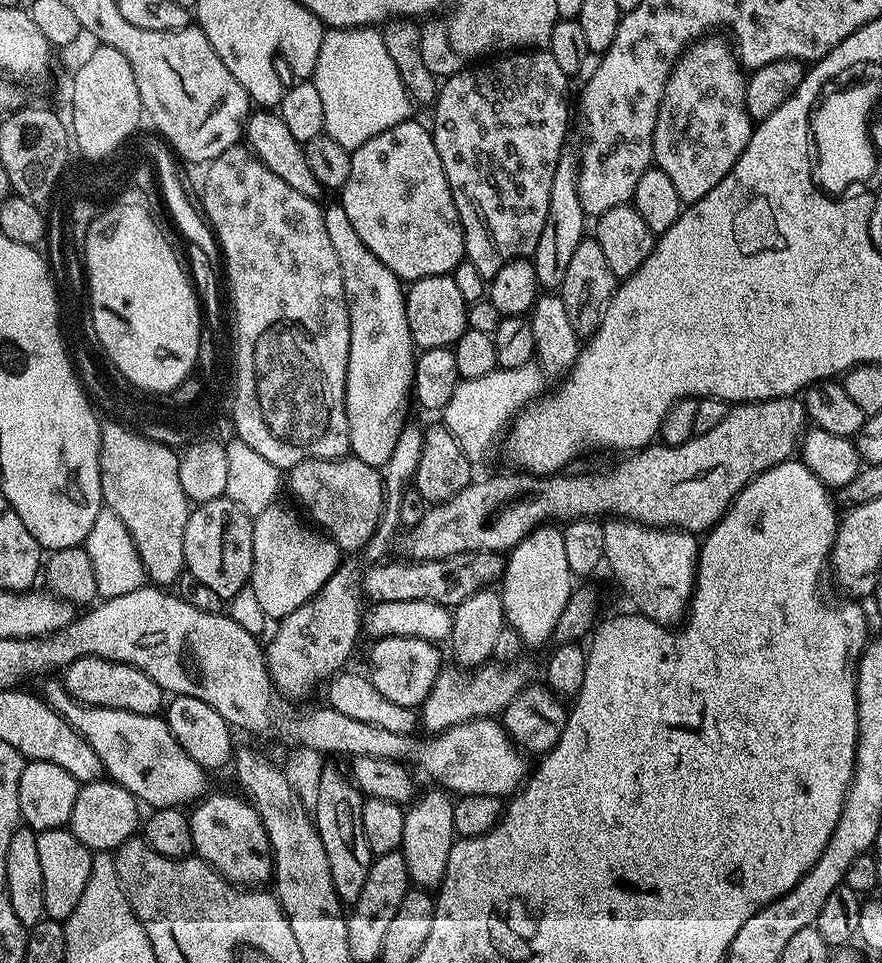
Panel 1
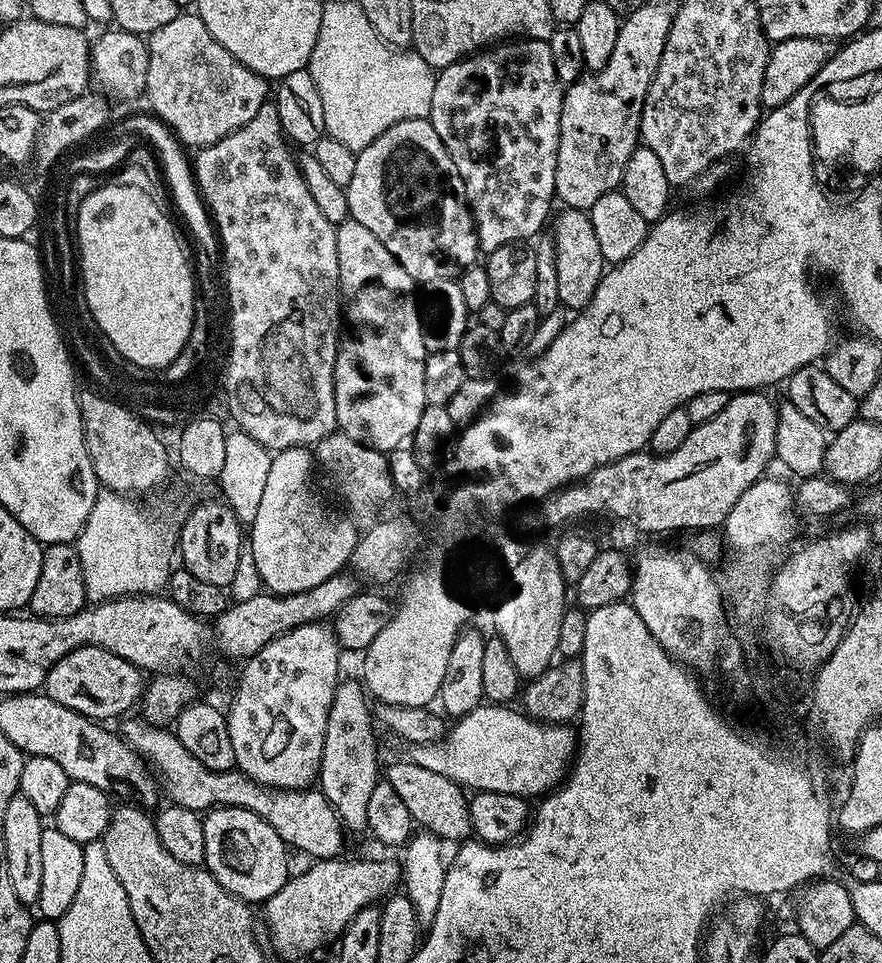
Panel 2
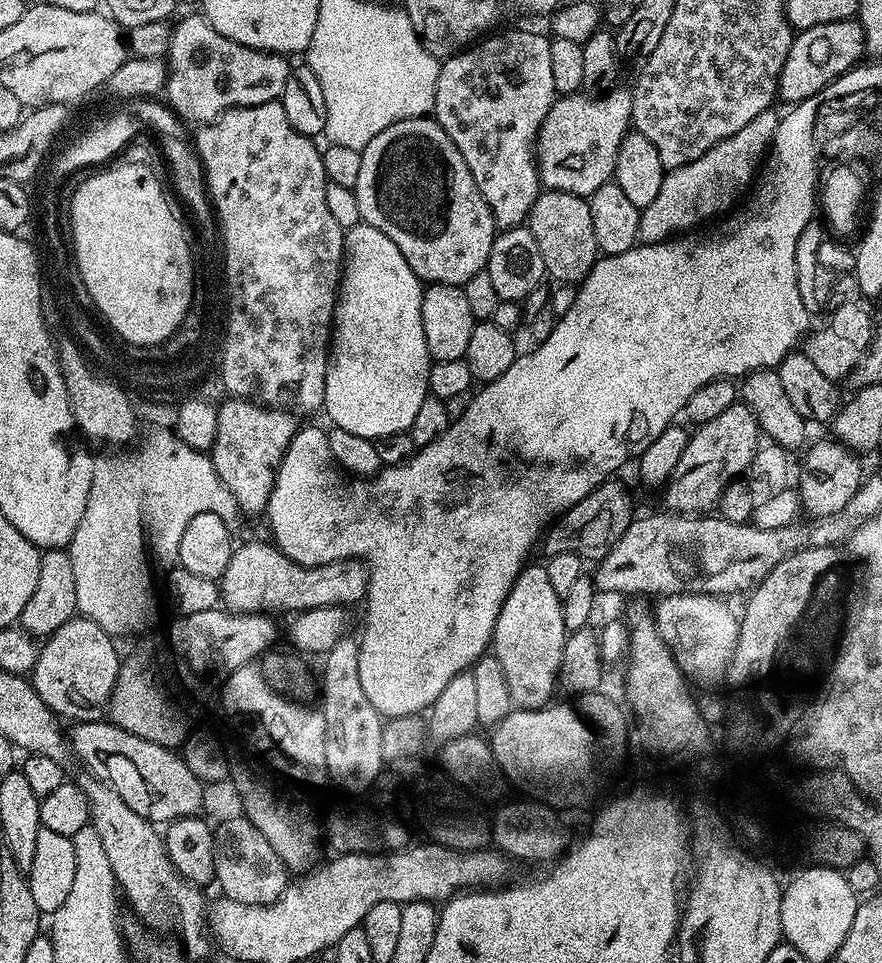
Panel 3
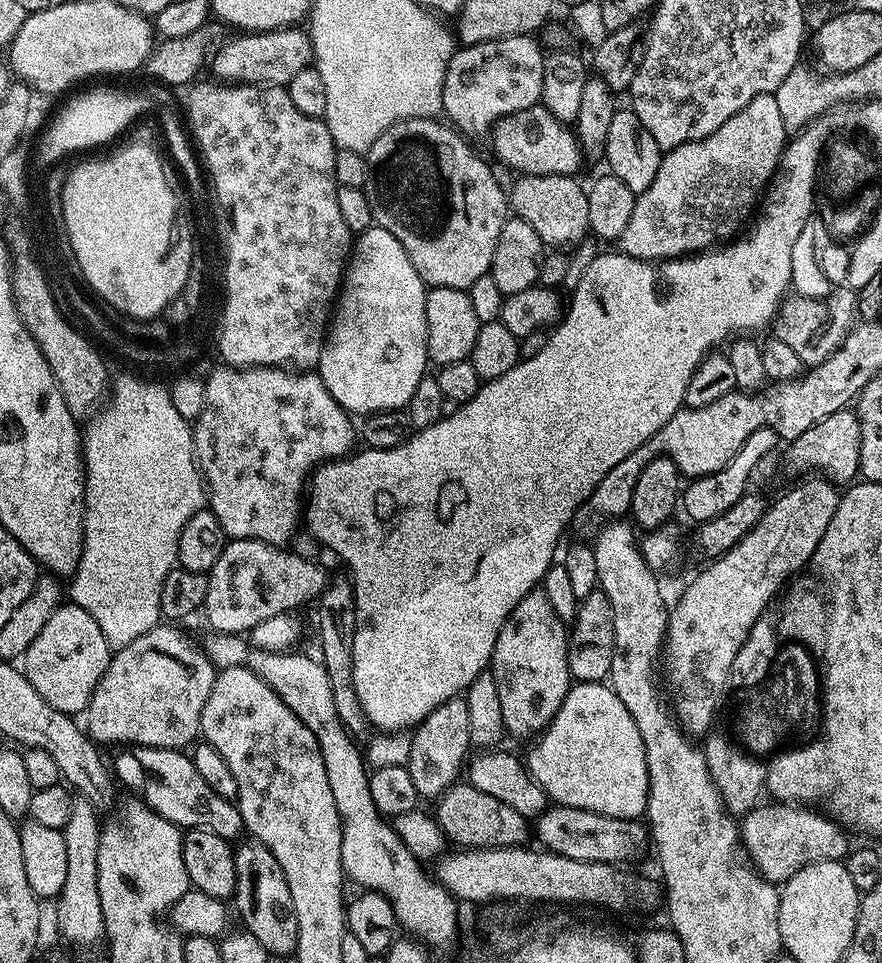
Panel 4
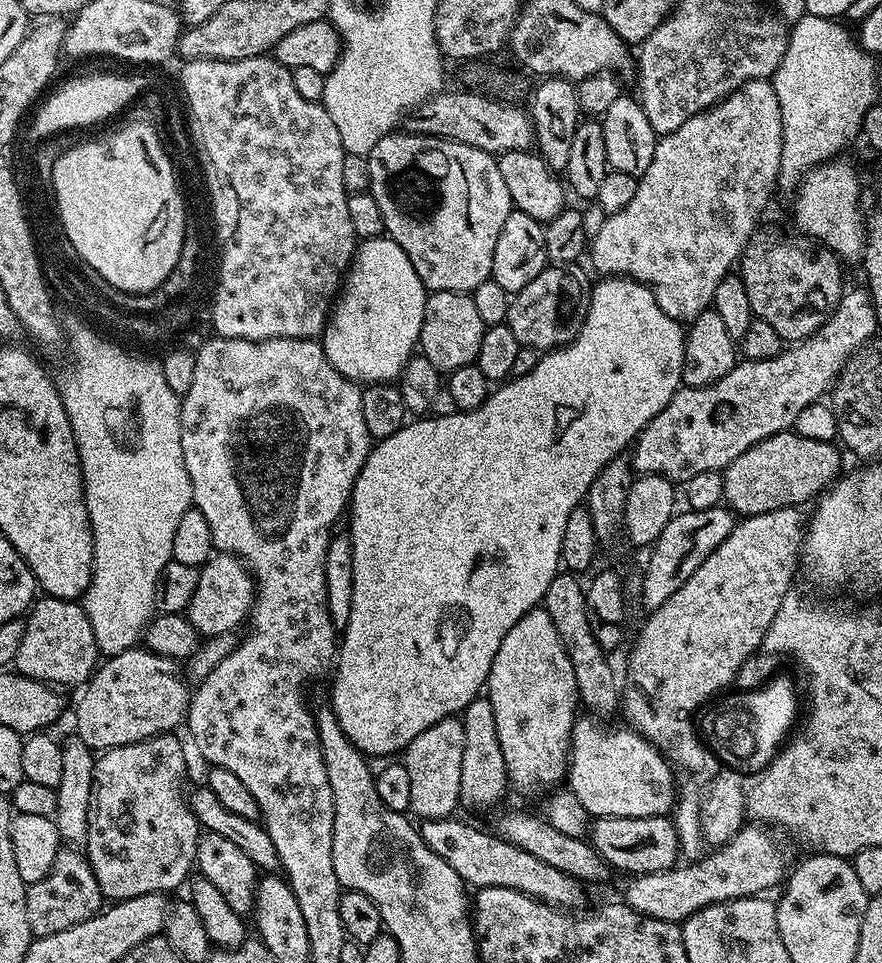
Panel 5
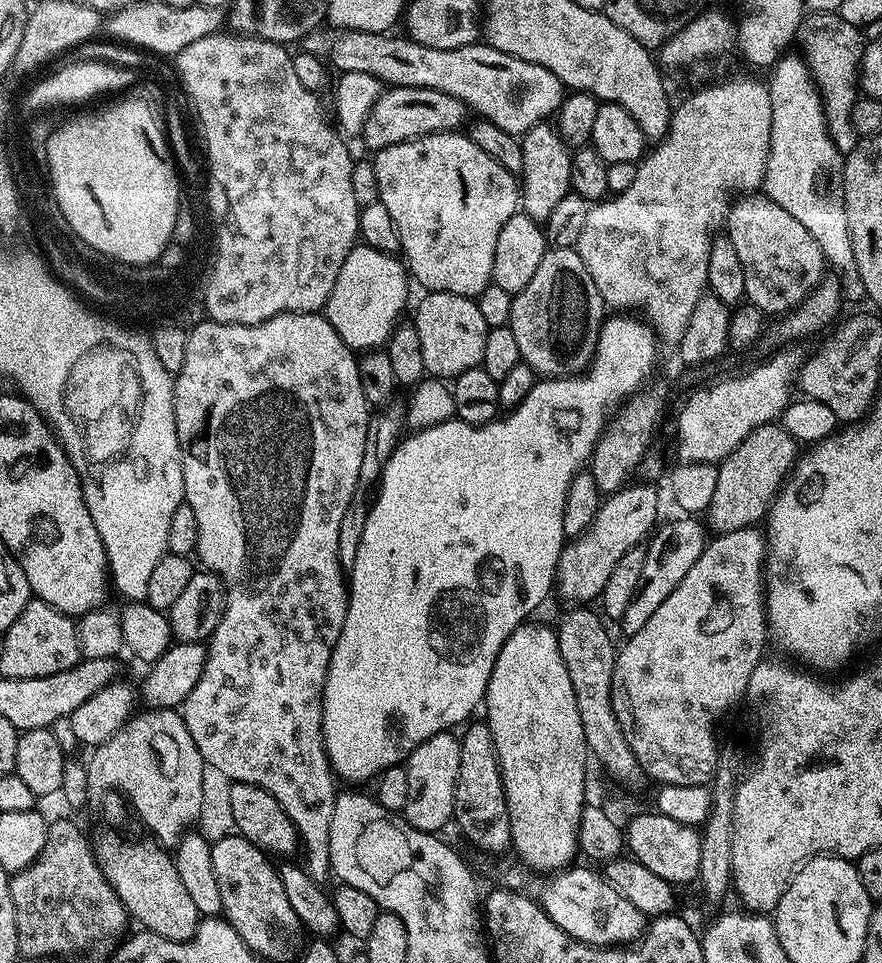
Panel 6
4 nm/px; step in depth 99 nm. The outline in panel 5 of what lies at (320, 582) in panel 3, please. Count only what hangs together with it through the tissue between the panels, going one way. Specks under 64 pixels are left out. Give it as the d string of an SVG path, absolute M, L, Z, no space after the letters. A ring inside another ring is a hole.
M216 554L200 568L198 587L194 590L194 598L190 598L186 615L201 637L235 632L247 621L255 599L256 585L244 561L237 556Z

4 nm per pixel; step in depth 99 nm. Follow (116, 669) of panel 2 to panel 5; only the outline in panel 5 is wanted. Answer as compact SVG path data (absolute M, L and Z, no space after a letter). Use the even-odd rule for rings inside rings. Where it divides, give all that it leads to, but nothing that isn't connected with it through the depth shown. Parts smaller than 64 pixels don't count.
M44 594L31 605L24 620L22 646L18 646L14 668L21 676L41 680L49 686L84 686L98 667L96 656L94 630L90 630L90 618L86 618L83 603Z

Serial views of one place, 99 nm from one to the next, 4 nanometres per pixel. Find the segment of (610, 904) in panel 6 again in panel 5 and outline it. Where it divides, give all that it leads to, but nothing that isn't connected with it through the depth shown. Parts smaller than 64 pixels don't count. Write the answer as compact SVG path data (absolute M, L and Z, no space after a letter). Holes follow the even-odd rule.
M456 819L420 820L418 827L426 846L430 846L442 862L447 862L464 879L465 885L476 890L494 886L518 890L554 908L580 910L585 907L585 885L581 881L554 866L548 866L542 858L534 858L534 854L500 839L491 831L483 832L472 824L463 824Z

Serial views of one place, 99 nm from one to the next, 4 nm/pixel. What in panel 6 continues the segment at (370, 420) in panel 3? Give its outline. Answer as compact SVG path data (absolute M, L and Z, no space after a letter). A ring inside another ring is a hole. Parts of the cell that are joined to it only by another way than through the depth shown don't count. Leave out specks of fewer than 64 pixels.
M363 242L346 254L342 270L338 270L338 282L330 290L328 303L323 315L328 317L330 326L338 330L338 338L357 354L380 350L392 337L392 331L401 323L400 315L408 304L410 273L403 261L393 253L374 250Z

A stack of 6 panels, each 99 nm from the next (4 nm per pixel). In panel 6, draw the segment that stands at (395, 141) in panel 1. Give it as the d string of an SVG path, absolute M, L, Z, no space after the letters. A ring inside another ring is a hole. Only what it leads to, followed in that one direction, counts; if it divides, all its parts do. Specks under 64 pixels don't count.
M459 131L435 132L429 136L423 136L417 140L407 140L394 146L386 146L381 152L375 153L374 163L378 174L379 203L390 210L390 218L394 218L394 226L398 226L398 238L400 239L400 252L402 259L410 273L411 279L416 280L428 292L449 292L459 296L477 297L486 290L486 286L492 283L492 271L494 270L494 245L498 243L498 230L518 211L522 196L518 191L518 180L513 173L507 172L486 150L479 148L466 134Z

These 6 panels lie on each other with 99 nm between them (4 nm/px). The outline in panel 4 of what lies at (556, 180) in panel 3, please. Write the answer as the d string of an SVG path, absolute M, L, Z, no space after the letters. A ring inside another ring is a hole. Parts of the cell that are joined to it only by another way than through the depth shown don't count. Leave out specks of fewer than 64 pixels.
M543 103L502 117L492 126L491 140L497 158L506 167L513 168L513 173L516 174L570 176L579 173L580 164L582 165L580 144L576 140L575 131L558 118L554 118L554 114L550 114L550 110L546 110Z

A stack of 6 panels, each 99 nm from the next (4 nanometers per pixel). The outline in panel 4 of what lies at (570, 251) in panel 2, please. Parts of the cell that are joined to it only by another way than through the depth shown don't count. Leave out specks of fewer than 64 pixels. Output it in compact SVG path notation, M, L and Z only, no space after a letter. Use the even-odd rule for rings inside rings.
M542 174L541 176L515 177L512 188L507 193L511 211L519 219L530 222L534 234L545 246L552 250L564 250L566 246L575 246L589 235L588 219L590 218L590 202L585 185L576 181L575 175L559 176L558 174Z

